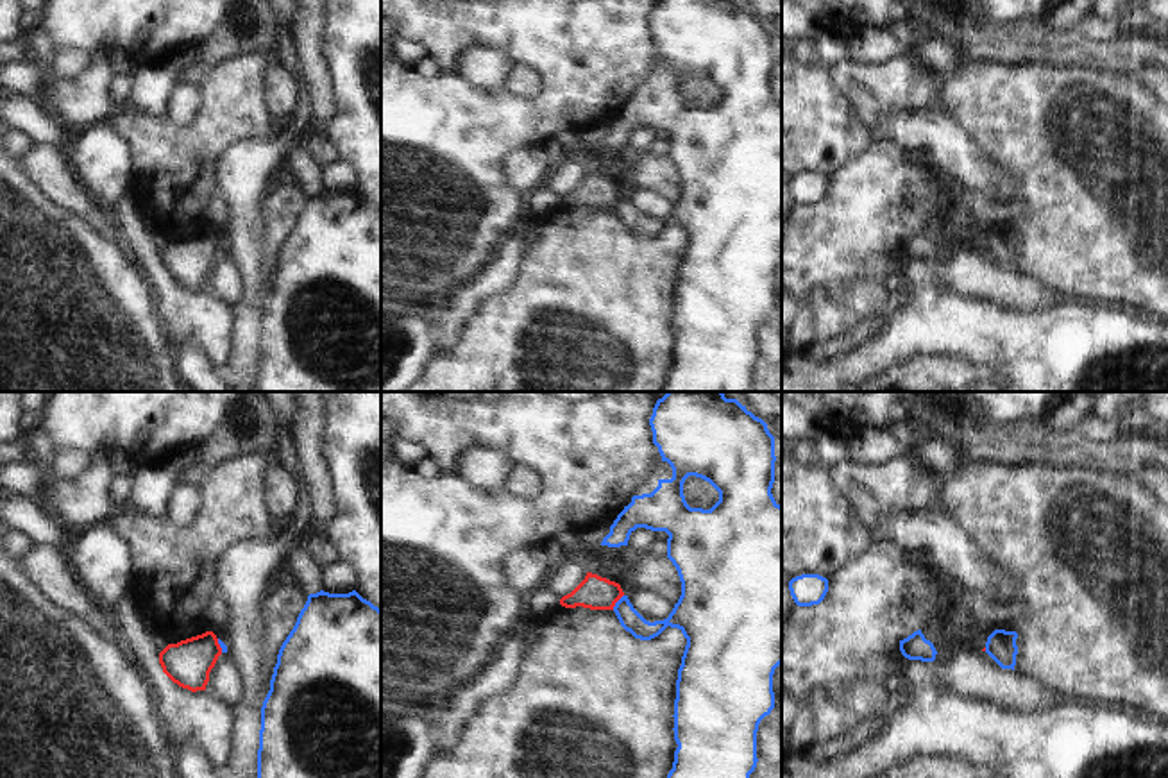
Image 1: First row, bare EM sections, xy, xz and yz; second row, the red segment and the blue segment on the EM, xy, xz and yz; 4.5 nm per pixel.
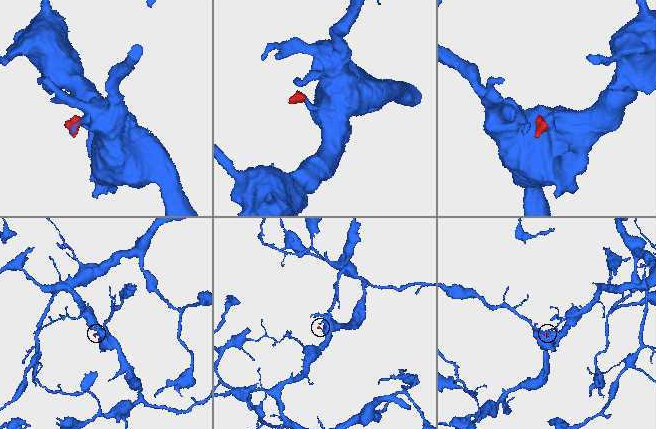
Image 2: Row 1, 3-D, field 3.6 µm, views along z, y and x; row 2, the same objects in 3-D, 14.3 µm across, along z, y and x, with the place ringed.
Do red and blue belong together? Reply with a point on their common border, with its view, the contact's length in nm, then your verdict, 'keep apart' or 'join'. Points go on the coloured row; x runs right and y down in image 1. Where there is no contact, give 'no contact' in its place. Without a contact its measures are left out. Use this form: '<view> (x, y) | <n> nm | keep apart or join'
xz (617, 600) | 90 nm | keep apart

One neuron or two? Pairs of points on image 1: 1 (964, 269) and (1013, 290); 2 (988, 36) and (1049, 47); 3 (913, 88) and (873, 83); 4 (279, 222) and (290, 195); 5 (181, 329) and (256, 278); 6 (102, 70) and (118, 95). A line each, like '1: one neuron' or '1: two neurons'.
1: one neuron
2: one neuron
3: one neuron
4: one neuron
5: two neurons
6: two neurons

